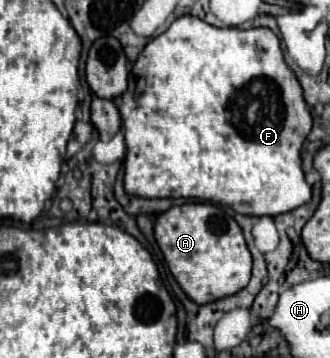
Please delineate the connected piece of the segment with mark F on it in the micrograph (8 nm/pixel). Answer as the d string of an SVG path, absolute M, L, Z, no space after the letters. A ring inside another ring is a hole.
M181 16L177 18L163 34L153 38L137 58L137 62L131 68L129 76L129 88L121 96L123 104L121 108L121 120L125 128L125 144L127 144L127 156L125 156L125 192L131 196L141 198L199 198L209 200L215 204L231 206L235 212L245 216L277 216L291 212L303 204L307 204L313 196L311 186L305 180L303 164L301 164L301 148L305 138L311 132L313 116L309 112L309 106L303 98L303 90L299 80L295 78L293 70L287 66L279 38L269 28L251 28L251 30L237 30L237 28L217 28L201 18L195 16Z

